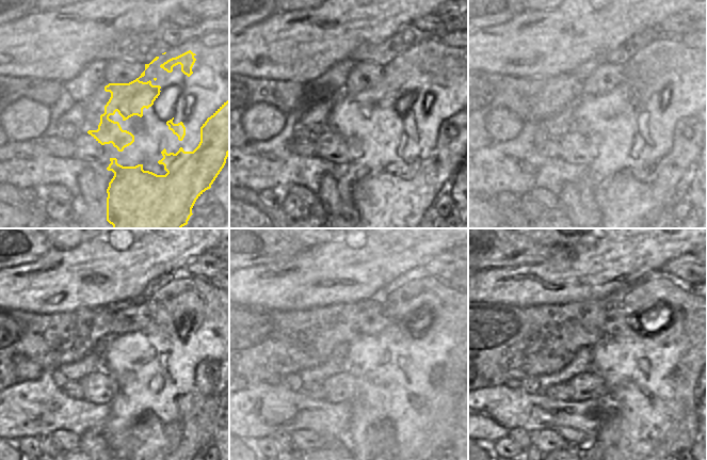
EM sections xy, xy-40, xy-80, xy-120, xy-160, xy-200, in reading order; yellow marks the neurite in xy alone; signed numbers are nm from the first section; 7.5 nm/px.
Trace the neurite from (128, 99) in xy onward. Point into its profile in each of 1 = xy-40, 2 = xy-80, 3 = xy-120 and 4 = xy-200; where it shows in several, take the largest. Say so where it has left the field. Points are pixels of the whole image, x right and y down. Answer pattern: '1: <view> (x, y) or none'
1: xy-40 (383, 94)
2: xy-80 (624, 94)
3: xy-120 (154, 331)
4: xy-200 (639, 336)

